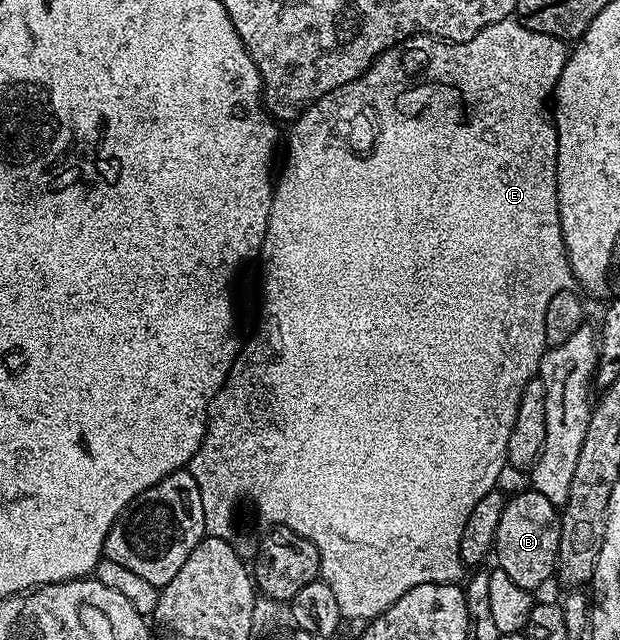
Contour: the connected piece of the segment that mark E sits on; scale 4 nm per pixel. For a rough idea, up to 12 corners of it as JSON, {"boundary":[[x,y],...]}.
{"boundary":[[515,19],[291,122],[190,472],[465,576],[574,278]]}

